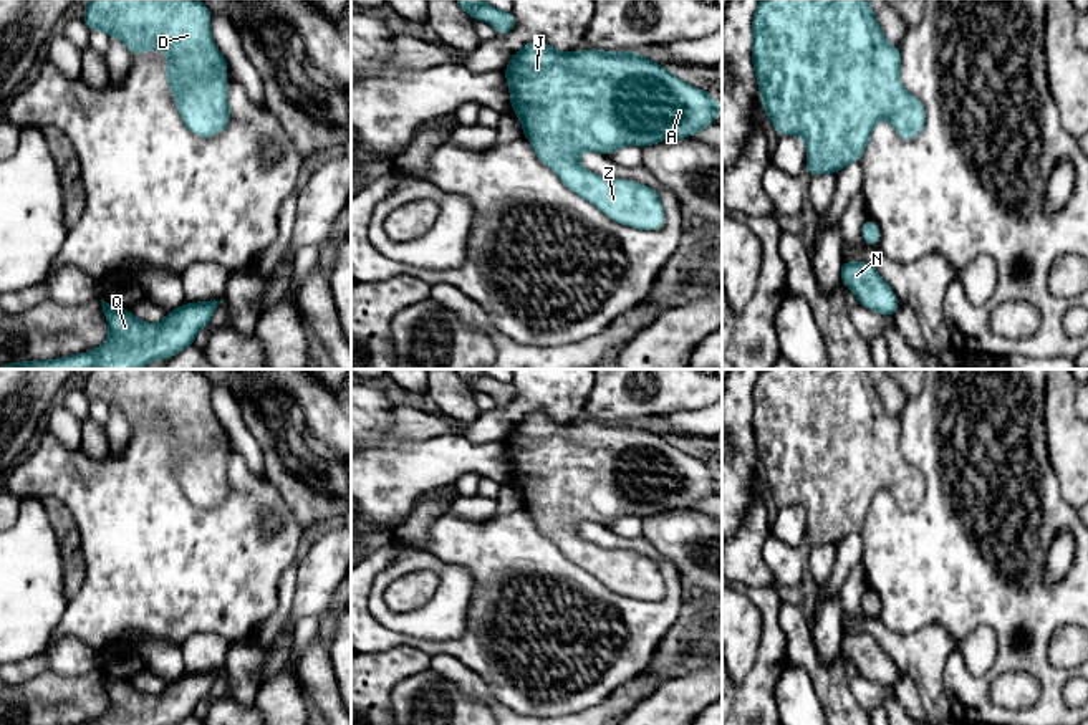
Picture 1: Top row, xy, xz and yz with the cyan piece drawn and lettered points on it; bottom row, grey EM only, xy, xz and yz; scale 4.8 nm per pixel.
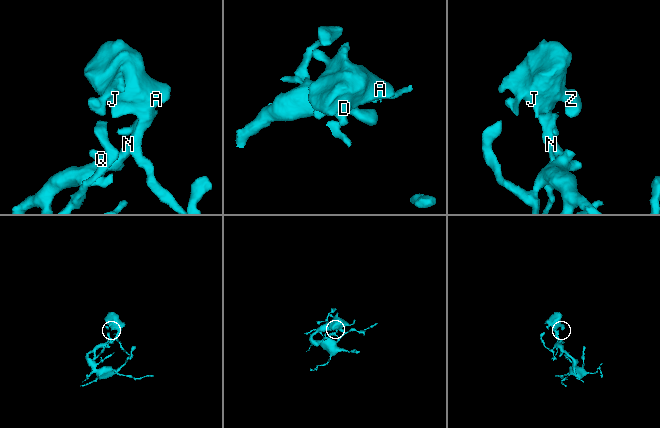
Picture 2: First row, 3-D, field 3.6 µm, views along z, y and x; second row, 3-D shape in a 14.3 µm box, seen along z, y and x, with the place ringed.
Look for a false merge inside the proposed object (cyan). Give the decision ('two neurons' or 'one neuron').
one neuron

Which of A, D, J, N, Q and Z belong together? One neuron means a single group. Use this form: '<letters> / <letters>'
A D J N Q Z

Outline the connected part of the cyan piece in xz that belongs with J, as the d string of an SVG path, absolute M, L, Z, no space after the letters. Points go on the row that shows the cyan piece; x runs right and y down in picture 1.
M533 40L513 53L503 74L508 81L512 111L522 119L523 137L533 144L537 157L553 169L571 192L596 205L606 217L639 230L657 230L666 222L657 190L634 180L604 179L583 169L578 156L586 151L611 156L629 144L644 149L666 139L694 137L697 131L712 126L714 116L722 111L719 101L709 93L679 79L662 63L649 61L639 51L621 53L595 48L561 53L543 40Z

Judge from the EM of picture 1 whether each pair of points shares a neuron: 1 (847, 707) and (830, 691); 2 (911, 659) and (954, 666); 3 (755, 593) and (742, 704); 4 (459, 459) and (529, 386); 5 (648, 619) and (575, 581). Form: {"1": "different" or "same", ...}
{"1": "same", "2": "different", "3": "same", "4": "different", "5": "same"}

